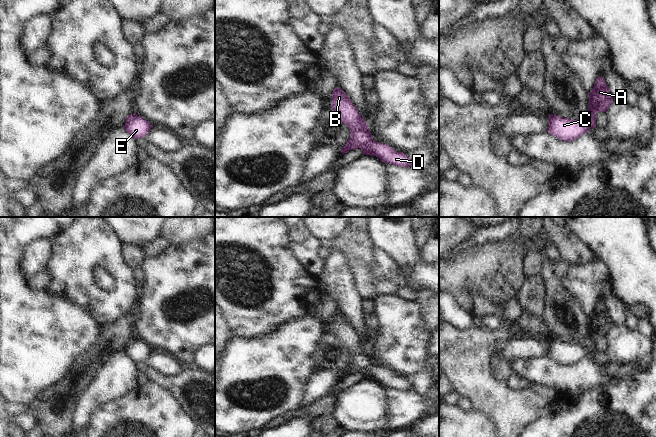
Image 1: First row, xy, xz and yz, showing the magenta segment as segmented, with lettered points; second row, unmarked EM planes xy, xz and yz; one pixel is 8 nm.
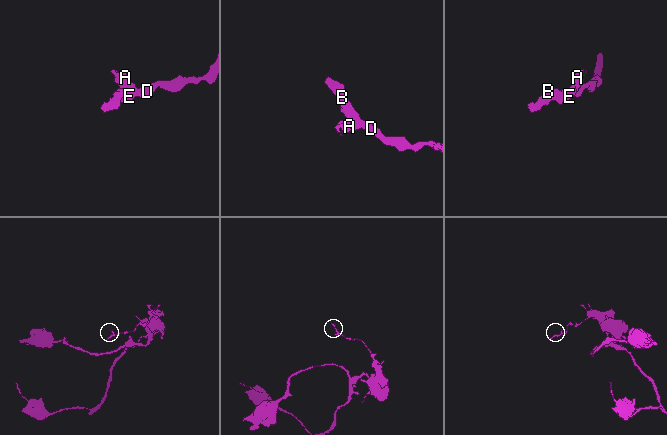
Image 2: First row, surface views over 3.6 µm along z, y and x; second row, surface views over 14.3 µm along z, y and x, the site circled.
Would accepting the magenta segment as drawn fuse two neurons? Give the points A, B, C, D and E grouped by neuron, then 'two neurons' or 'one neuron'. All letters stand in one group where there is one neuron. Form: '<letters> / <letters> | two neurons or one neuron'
A B C D E | one neuron

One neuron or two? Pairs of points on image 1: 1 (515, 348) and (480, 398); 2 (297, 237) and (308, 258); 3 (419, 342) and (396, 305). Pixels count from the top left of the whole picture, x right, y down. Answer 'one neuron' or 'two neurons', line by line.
1: two neurons
2: one neuron
3: one neuron

